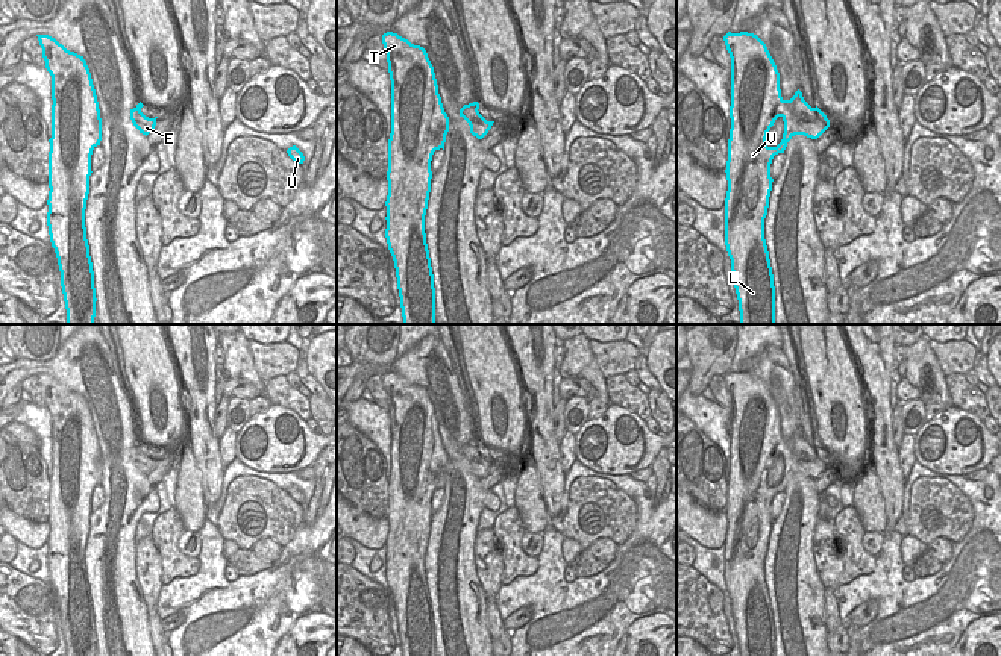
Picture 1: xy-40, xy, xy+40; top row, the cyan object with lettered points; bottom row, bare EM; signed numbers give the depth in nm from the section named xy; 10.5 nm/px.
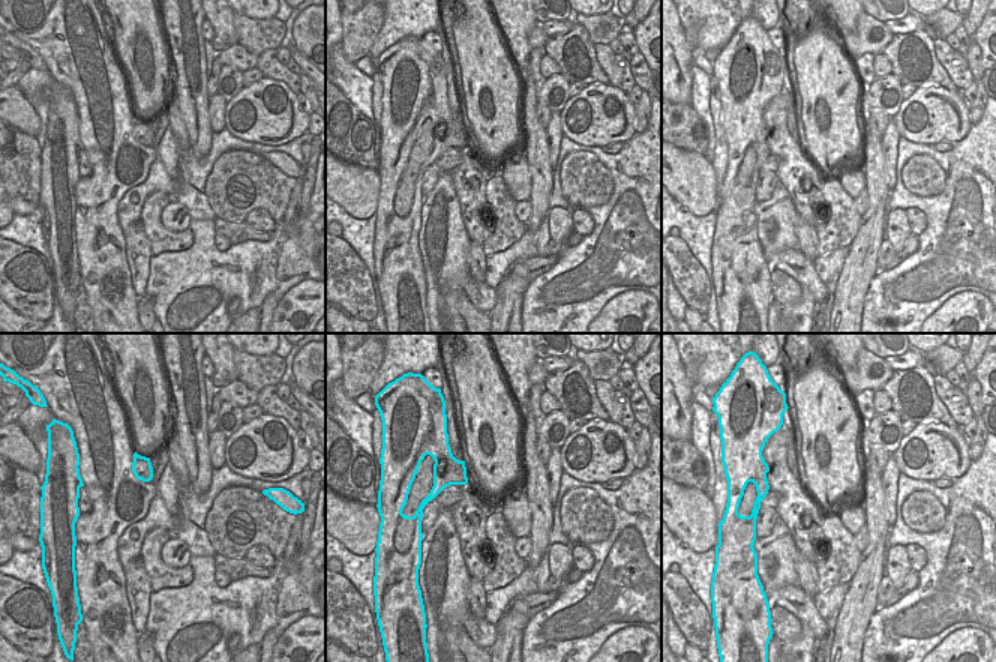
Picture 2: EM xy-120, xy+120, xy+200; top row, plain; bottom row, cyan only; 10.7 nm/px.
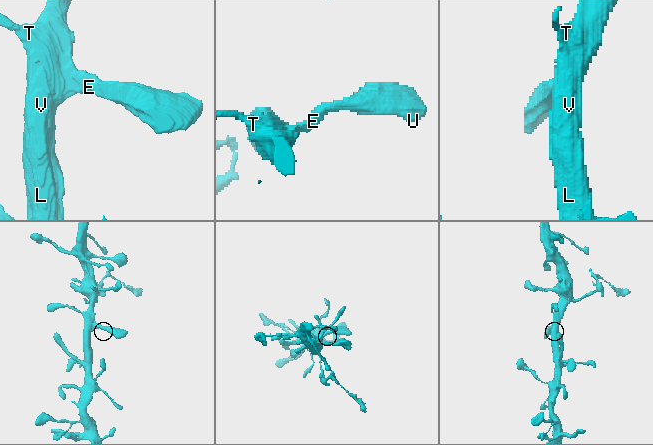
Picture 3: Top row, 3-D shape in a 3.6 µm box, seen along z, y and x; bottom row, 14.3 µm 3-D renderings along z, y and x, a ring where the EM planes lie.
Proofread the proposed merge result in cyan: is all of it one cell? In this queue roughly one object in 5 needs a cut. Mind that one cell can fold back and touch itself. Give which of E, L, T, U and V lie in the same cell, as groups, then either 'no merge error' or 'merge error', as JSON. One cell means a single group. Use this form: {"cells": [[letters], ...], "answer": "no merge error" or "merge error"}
{"cells": [["E", "L", "T", "U", "V"]], "answer": "no merge error"}

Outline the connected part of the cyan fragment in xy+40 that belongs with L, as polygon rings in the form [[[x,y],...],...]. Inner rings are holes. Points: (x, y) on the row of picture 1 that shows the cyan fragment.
[[[728,32],[723,36],[731,58],[731,106],[730,139],[725,198],[725,245],[731,259],[734,288],[739,300],[739,324],[775,324],[775,286],[764,239],[764,218],[772,191],[770,164],[775,155],[784,153],[795,135],[817,139],[828,127],[830,120],[816,106],[811,108],[798,89],[790,100],[781,97],[780,73],[766,47],[754,33]],[[775,120],[784,121],[783,139],[777,147],[766,142],[767,132]]]

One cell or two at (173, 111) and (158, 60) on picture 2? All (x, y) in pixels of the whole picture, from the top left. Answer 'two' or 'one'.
two

